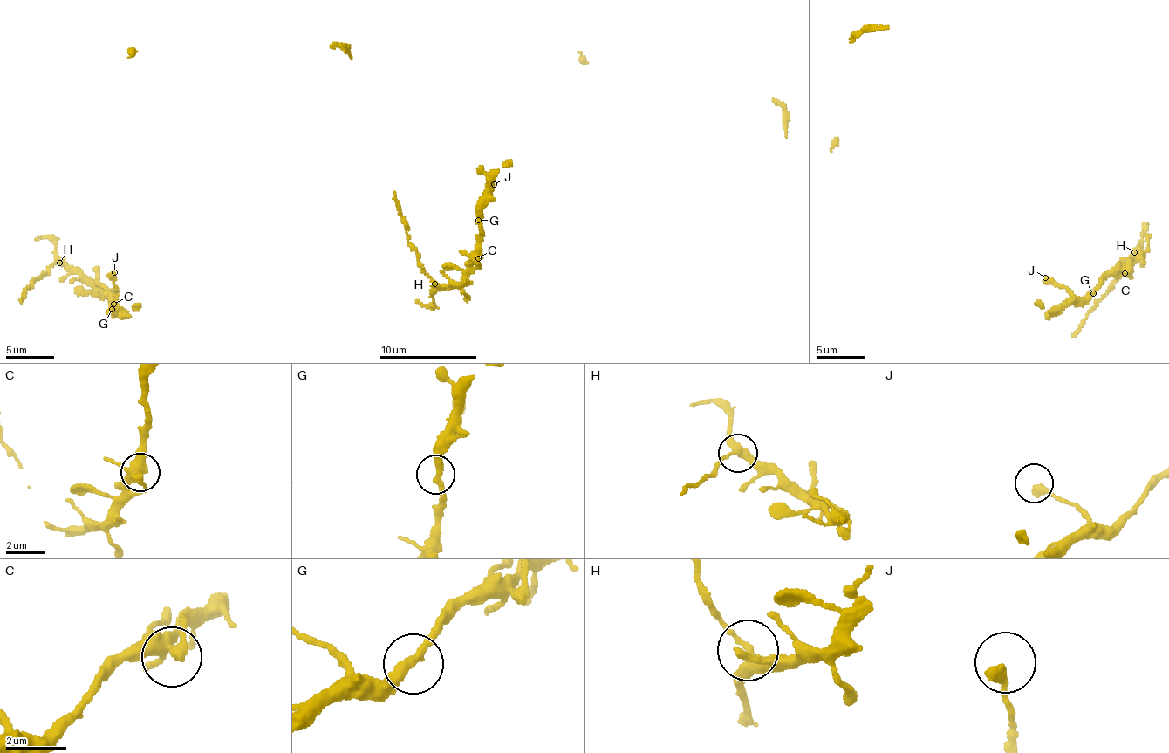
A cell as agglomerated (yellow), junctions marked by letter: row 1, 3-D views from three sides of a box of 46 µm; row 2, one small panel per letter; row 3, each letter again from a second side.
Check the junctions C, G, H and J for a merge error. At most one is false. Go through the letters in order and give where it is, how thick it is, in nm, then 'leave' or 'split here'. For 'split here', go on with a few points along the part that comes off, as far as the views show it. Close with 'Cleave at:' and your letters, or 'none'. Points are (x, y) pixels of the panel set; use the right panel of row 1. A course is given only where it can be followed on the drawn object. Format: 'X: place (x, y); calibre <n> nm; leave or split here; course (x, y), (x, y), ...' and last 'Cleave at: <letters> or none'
C: place (1124, 273); calibre 240 nm; leave
G: place (1093, 293); calibre 320 nm; leave
H: place (1134, 252); calibre 300 nm; split here; course (1134, 251), (1107, 293), (1072, 336)
J: place (1045, 277); calibre 400 nm; leave
Cleave at: H

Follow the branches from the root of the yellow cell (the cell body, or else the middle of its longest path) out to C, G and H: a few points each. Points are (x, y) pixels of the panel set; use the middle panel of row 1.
C: (494, 184), (481, 210), (483, 235), (478, 245), (478, 258)
G: (494, 184), (478, 220)
H: (494, 184), (481, 210), (483, 235), (460, 283), (450, 287), (434, 283)

